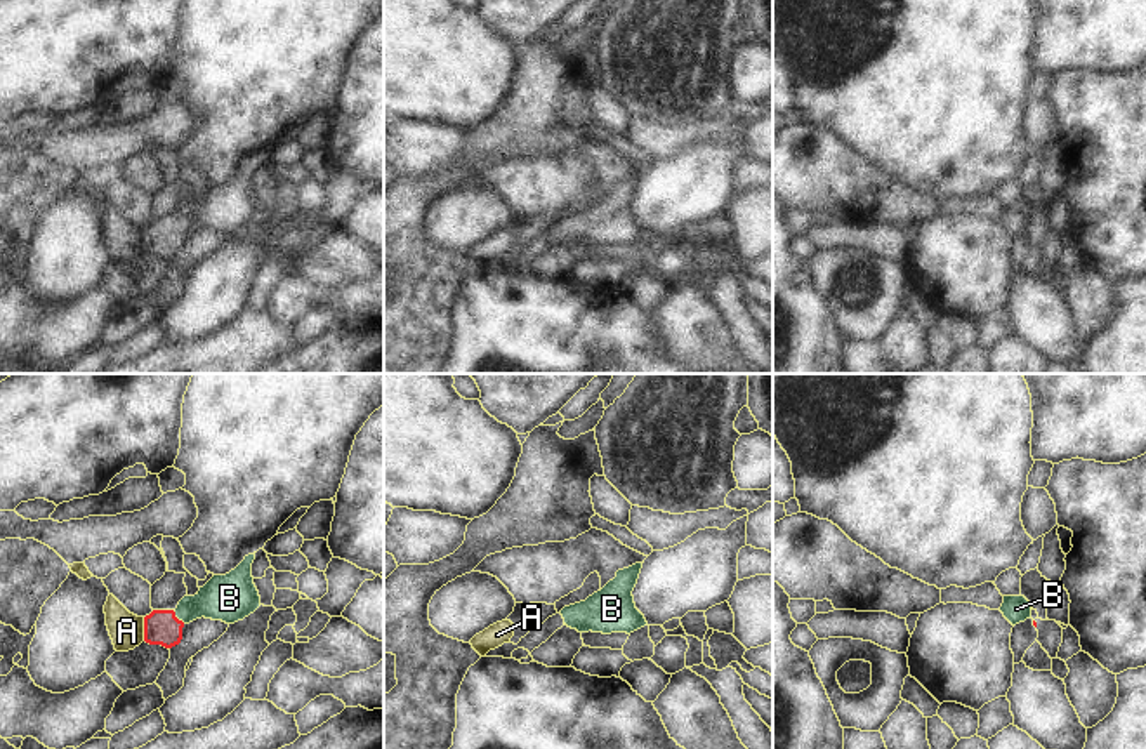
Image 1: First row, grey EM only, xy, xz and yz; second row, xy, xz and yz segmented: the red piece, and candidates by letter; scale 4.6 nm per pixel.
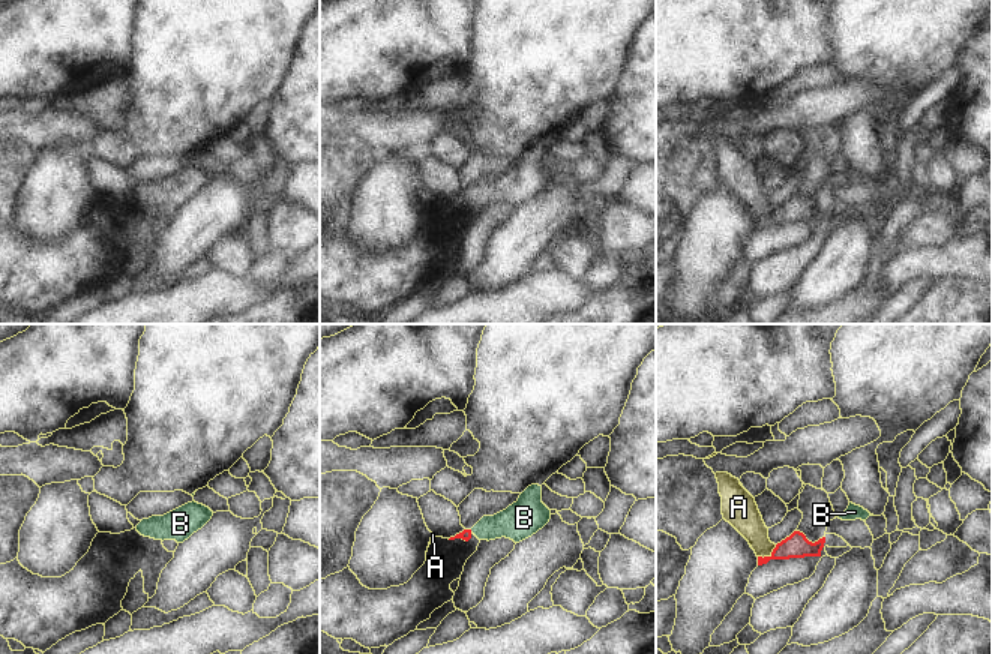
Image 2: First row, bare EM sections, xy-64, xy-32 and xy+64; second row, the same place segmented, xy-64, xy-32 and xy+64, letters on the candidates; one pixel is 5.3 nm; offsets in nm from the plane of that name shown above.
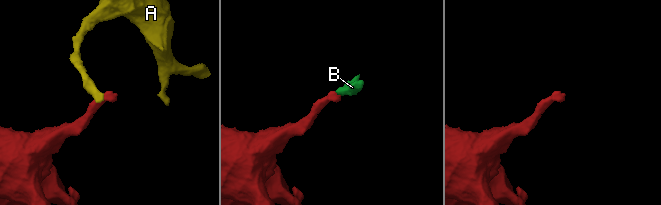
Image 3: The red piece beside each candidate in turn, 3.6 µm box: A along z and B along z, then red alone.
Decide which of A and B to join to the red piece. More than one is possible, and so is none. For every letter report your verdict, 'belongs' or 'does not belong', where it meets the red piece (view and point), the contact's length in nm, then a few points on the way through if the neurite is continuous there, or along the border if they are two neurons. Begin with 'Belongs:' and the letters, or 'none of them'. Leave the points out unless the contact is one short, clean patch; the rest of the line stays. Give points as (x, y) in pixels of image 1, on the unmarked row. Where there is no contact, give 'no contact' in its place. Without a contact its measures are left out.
Belongs: B
A: does not belong | xy (144, 240) | 110 nm | along xy (143, 228), (144, 251)
B: belongs | xy (176, 228) | 90 nm | across xy (162, 238), (176, 228), (191, 218), (226, 209)

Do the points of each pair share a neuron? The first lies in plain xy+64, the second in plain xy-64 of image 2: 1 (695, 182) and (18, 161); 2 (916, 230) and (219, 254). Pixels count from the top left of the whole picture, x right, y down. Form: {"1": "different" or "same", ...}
{"1": "same", "2": "different"}

